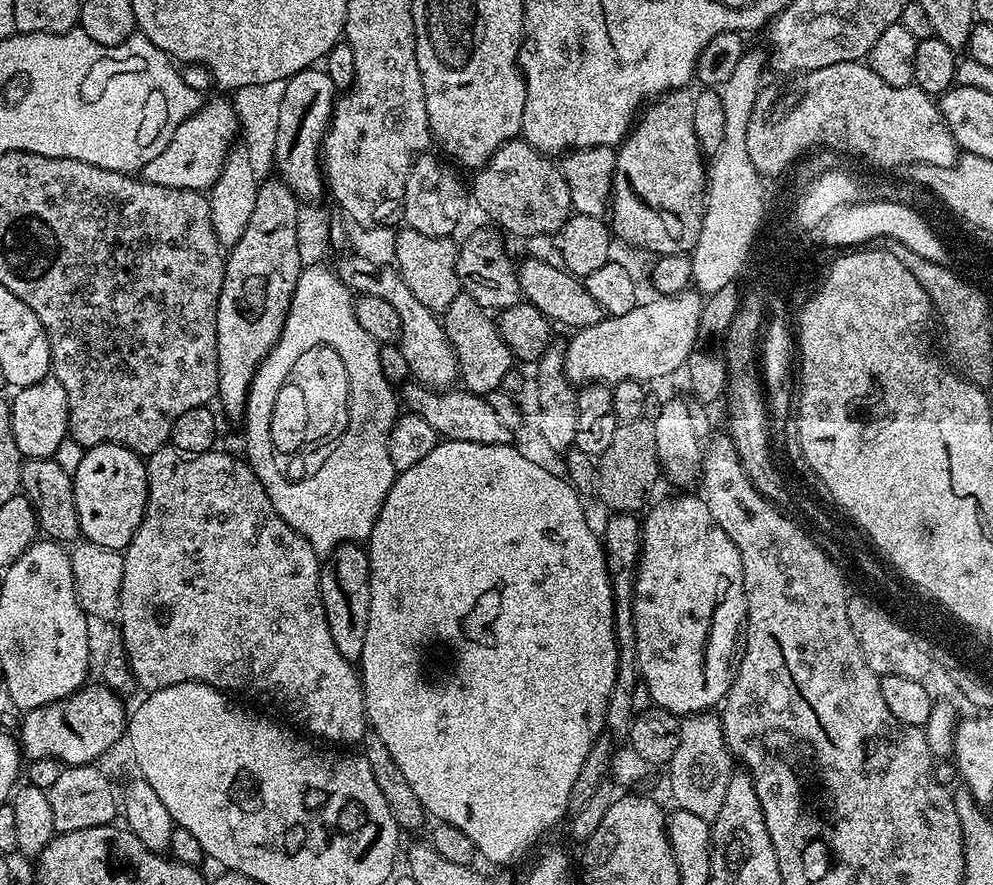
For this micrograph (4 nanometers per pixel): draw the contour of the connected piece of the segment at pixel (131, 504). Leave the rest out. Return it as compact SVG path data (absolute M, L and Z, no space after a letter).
M99 444L89 448L85 451L78 470L72 473L72 485L78 510L80 536L90 544L117 550L127 548L142 522L148 497L148 466L141 456L121 444Z

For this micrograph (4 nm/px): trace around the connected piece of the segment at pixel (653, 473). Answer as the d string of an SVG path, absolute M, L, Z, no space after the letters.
M645 418L616 427L610 446L606 446L604 453L596 460L596 492L601 502L616 514L639 513L639 508L643 509L649 503L648 495L661 480L653 421Z

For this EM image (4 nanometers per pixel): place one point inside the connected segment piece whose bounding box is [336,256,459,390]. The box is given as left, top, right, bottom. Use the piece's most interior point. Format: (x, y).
(431, 359)

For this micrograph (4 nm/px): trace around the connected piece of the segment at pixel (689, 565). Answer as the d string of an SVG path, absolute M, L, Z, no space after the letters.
M699 495L672 496L661 504L653 503L647 509L648 517L643 517L640 529L640 562L636 566L636 581L632 595L634 610L634 638L636 639L636 666L639 679L650 690L650 698L657 708L664 708L675 716L693 716L696 712L707 712L715 709L727 696L732 679L736 677L738 657L742 651L744 625L748 623L746 598L744 597L744 579L742 578L742 558L739 550L730 542L726 530L714 522L714 514L710 514L708 504Z

